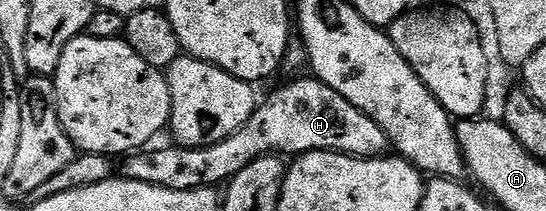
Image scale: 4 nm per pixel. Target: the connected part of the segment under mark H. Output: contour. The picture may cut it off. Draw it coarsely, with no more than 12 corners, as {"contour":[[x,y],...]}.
{"contour":[[306,76],[196,149],[122,158],[122,176],[169,191],[222,186],[261,157],[388,152],[385,131]]}

